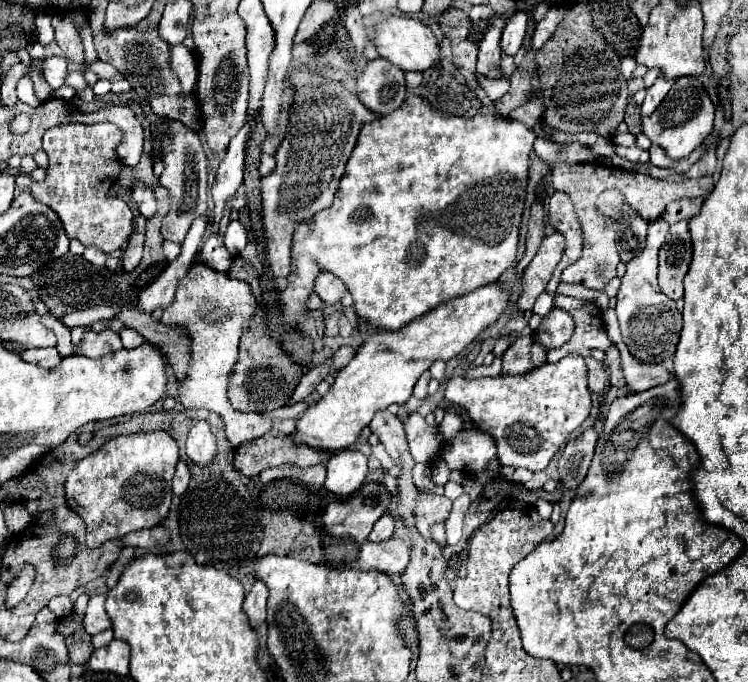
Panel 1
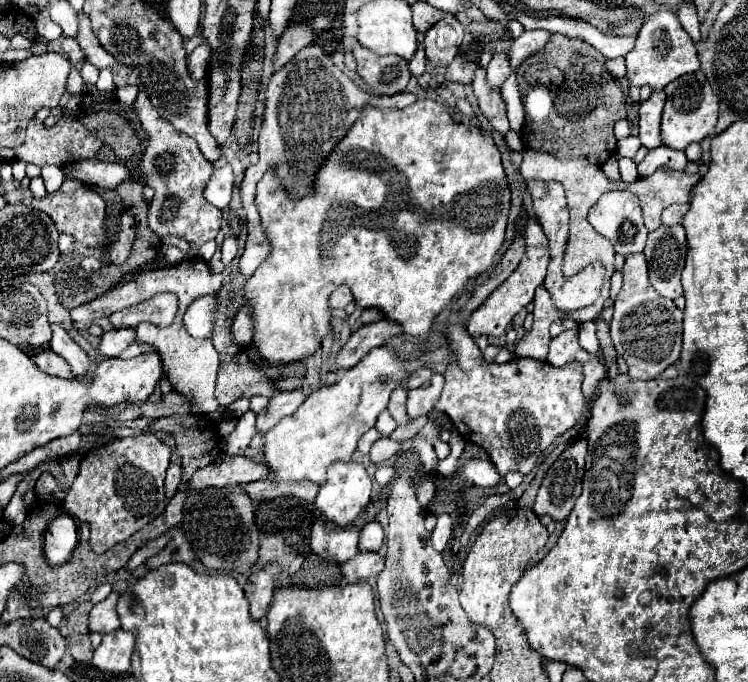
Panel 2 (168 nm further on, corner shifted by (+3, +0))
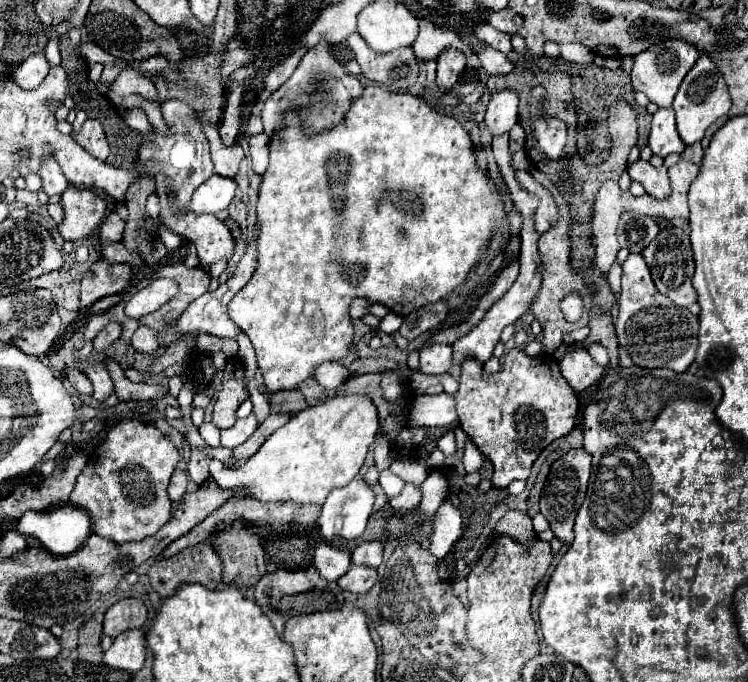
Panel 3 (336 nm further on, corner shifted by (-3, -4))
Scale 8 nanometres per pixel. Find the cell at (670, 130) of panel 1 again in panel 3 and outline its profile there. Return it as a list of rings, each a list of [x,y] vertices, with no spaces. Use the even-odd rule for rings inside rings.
[[[700,55],[698,63],[684,77],[684,81],[676,93],[674,105],[672,105],[676,111],[676,123],[678,123],[678,133],[680,133],[682,141],[688,145],[700,141],[704,137],[706,129],[720,115],[726,115],[730,111],[730,105],[732,105],[732,99],[730,99],[730,93],[728,93],[728,87],[724,83],[720,69],[708,55]]]

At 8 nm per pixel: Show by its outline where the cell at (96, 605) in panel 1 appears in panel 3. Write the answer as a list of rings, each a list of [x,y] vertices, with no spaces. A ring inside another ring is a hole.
[[[134,597],[122,599],[106,611],[104,635],[116,637],[118,633],[122,633],[126,629],[138,629],[146,623],[146,619],[148,619],[148,609],[146,609],[144,601],[134,599]]]

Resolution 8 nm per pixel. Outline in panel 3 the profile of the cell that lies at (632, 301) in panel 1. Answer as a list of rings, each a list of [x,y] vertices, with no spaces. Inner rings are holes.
[[[630,253],[622,265],[622,293],[620,293],[620,311],[616,317],[616,335],[620,347],[624,347],[632,361],[644,369],[666,367],[676,373],[684,373],[694,357],[698,347],[698,317],[688,309],[682,309],[670,299],[666,299],[652,283],[650,269],[640,253]]]

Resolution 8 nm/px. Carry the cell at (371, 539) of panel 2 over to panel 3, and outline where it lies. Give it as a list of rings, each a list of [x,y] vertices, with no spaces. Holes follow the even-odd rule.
[[[362,543],[352,551],[352,565],[366,565],[366,567],[378,567],[382,563],[382,543]]]

